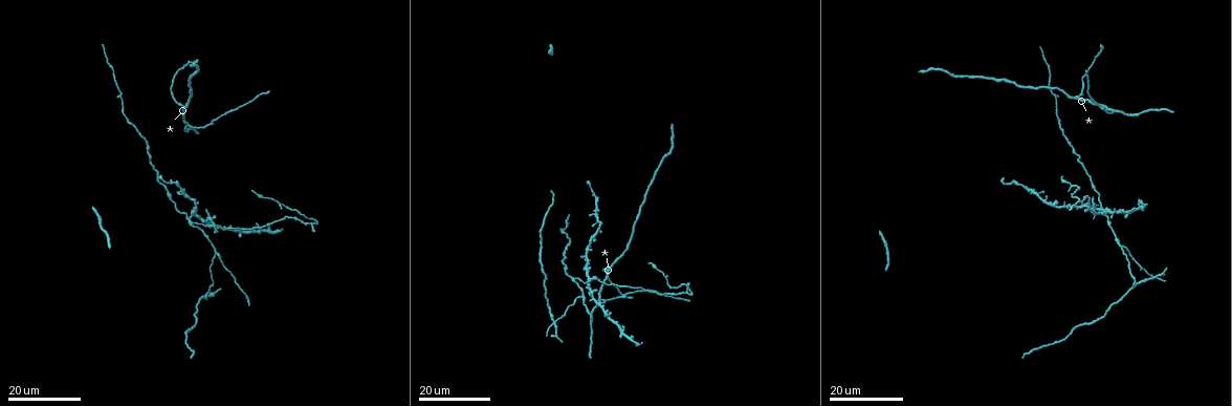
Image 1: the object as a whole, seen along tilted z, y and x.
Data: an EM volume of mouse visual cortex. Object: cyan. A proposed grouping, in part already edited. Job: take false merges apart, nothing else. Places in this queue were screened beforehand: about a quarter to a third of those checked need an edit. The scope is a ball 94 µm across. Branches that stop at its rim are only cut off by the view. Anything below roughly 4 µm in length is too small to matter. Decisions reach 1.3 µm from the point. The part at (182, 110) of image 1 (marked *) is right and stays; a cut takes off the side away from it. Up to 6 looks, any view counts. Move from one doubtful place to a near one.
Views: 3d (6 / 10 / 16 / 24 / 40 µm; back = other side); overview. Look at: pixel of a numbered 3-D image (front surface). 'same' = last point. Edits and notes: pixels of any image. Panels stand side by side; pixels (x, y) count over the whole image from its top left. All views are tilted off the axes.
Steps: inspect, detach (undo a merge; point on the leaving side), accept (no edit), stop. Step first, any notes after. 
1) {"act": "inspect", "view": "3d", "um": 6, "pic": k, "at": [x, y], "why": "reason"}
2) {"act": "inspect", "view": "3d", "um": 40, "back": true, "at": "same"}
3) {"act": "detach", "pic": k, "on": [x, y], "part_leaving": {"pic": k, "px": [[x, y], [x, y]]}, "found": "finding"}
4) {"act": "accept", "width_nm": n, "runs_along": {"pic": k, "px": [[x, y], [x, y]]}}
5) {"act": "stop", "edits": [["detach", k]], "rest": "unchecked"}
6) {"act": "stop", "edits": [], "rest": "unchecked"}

{"act": "inspect", "view": "3d", "um": 24, "pic": 1, "at": [186, 125], "why": "branch point"}

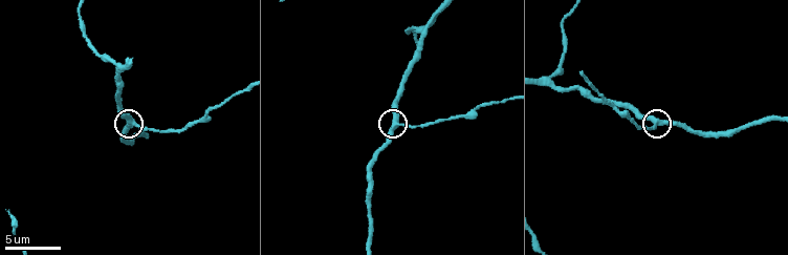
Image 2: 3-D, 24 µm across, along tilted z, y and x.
{"act": "inspect", "view": "3d", "um": 10, "pic": 2, "at": [394, 127]}

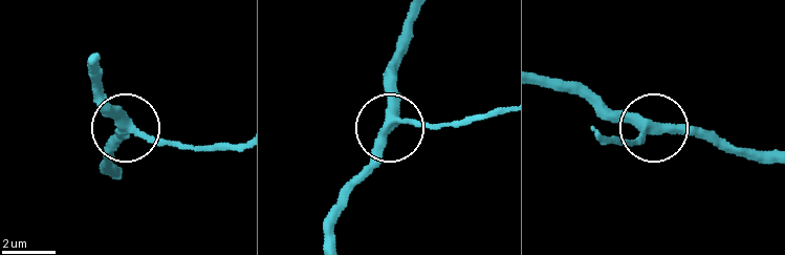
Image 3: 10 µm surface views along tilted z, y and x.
{"act": "accept", "runs_along": {"pic": 3, "px": [[545, 82], [664, 128], [718, 134]]}, "found": "continuous, no second neuron"}

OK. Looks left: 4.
{"act": "inspect", "view": "3d", "um": 10, "pic": 2, "at": [547, 78], "why": "branch point"}

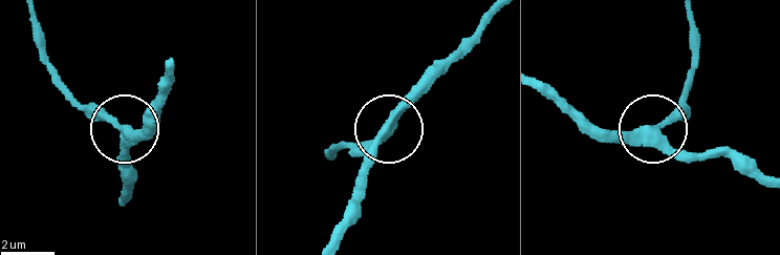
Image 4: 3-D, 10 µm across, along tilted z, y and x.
{"act": "inspect", "view": "3d", "um": 6, "pic": 4, "at": [119, 128], "why": "zoom in"}

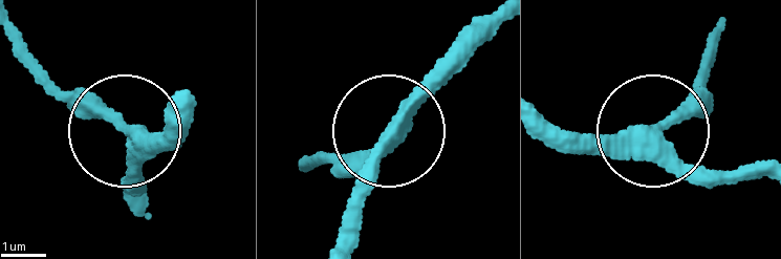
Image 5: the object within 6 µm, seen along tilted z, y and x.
{"act": "accept", "arms": 3, "runs_along": {"pic": 5, "px": [[694, 177], [657, 135], [685, 113], [706, 60]]}, "found": "continuous, no second neuron"}

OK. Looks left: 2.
{"act": "inspect", "view": "3d", "um": 24, "pic": 1, "at": [190, 221], "why": "thin arm on a thick one"}

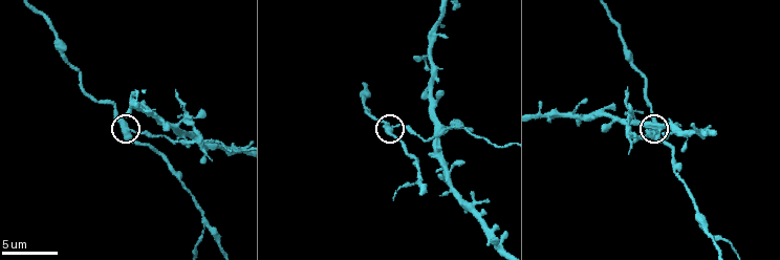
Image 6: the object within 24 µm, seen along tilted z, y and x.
{"act": "inspect", "view": "3d", "um": 10, "pic": 6, "at": [397, 125]}

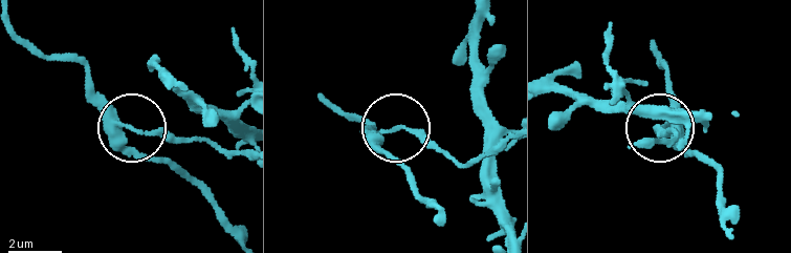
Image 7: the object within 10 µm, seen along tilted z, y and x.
{"act": "detach", "pic": 7, "on": [152, 130], "side_arm_um": 77, "part_leaving": {"pic": 7, "px": [[114, 123], [197, 136], [243, 153]]}, "found": "a second neuron is stuck on"}

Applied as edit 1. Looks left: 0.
{"act": "stop", "edits": [["detach", 7]], "rest": "unchecked"}

